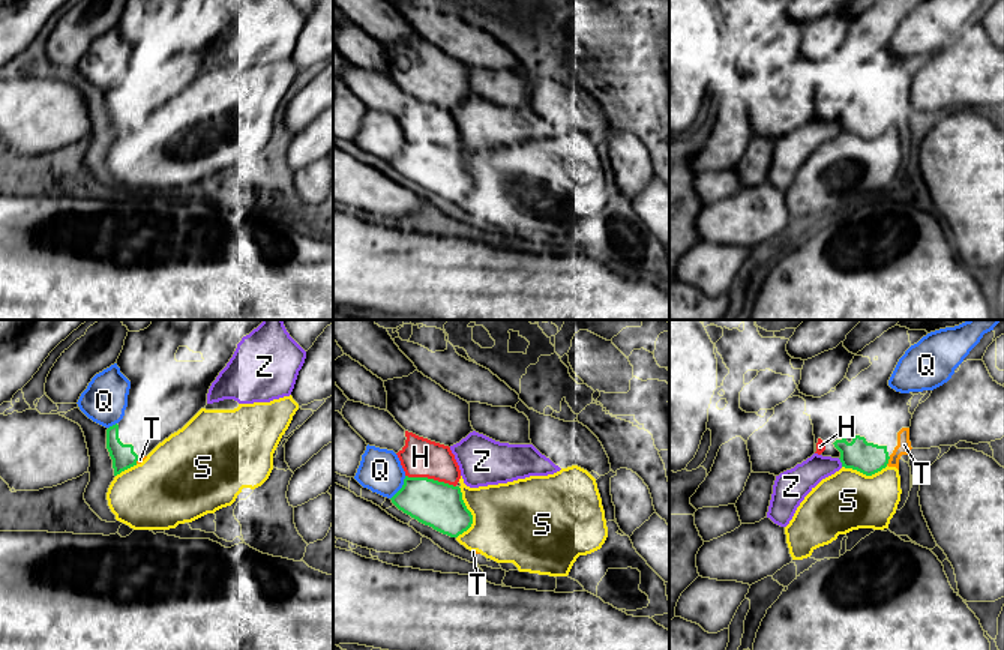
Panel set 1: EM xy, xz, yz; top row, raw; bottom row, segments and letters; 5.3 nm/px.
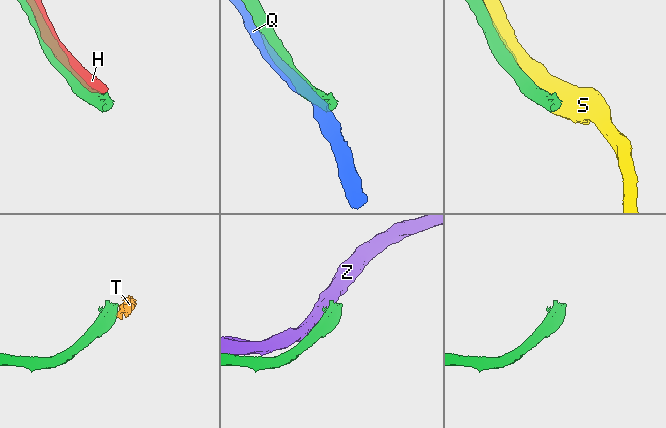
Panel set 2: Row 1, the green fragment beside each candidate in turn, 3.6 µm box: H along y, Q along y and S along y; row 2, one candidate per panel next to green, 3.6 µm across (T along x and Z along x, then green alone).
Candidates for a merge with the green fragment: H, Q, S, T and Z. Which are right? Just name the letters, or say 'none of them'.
T

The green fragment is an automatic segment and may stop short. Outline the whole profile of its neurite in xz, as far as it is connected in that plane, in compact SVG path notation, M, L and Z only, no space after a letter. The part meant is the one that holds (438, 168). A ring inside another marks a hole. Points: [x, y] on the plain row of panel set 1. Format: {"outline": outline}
{"outline": "M405 140L402 152L390 164L404 177L450 201L458 201L473 188L473 179L462 164L461 152L444 146Z"}

